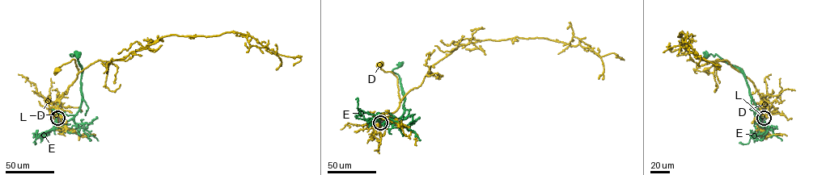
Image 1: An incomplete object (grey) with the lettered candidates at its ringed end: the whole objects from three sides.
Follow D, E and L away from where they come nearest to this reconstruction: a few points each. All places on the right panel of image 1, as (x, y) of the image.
D: (764, 118), (758, 118), (761, 99), (758, 92), (742, 69), (716, 59), (705, 70)
E: (764, 118), (760, 121), (760, 112), (738, 68), (715, 54), (713, 56), (710, 54), (705, 56)
L: (764, 118), (760, 115), (760, 104)

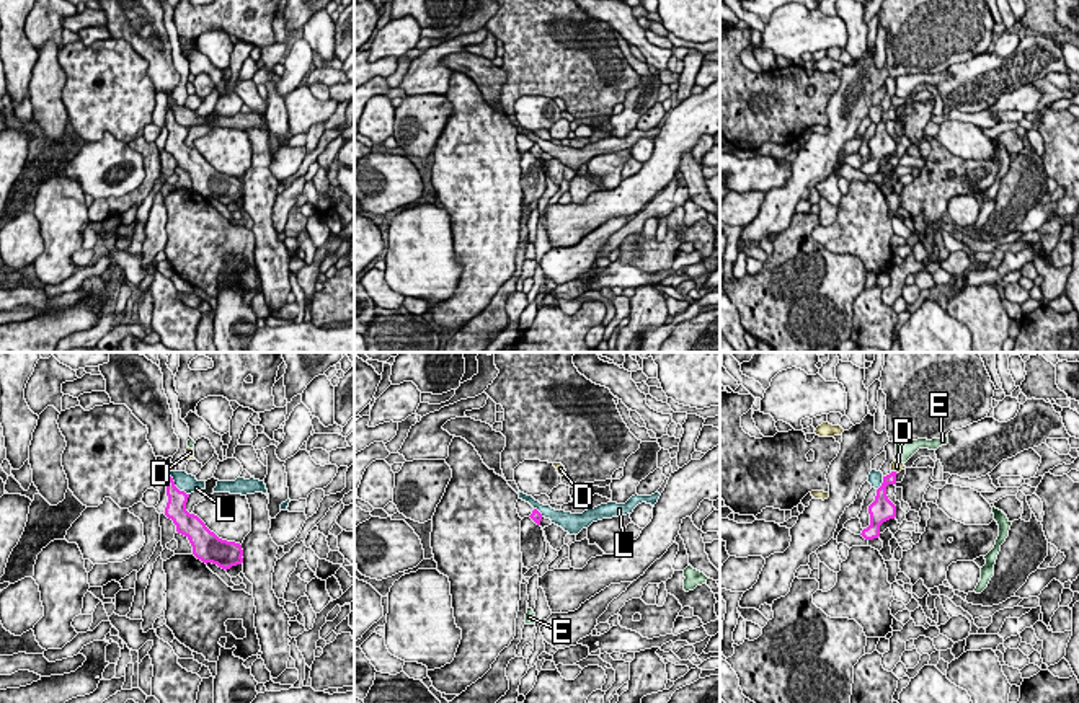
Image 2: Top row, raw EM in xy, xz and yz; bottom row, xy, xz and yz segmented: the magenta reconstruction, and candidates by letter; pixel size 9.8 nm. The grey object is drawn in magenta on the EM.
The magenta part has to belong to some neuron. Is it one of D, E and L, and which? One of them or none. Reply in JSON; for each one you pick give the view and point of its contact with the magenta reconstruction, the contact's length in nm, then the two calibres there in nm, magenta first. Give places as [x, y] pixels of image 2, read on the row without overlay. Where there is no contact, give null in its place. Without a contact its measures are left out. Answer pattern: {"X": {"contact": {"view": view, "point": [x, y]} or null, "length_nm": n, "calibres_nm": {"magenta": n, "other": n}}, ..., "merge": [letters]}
{"merge": []}

